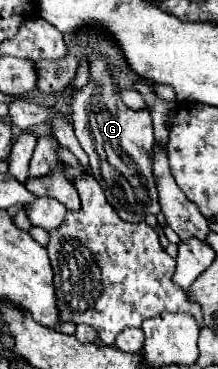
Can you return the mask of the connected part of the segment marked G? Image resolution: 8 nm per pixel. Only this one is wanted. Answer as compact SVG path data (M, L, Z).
M91 56L91 78L93 78L93 82L89 82L85 88L77 90L77 92L75 92L75 96L73 96L73 102L71 102L75 136L77 136L79 144L81 144L81 148L83 148L83 150L87 152L87 156L89 156L89 162L91 162L91 174L97 178L97 182L99 182L99 184L101 184L101 188L105 190L105 196L107 196L109 204L115 208L115 212L119 214L119 218L121 218L121 220L129 220L129 222L143 222L147 214L159 214L159 210L161 210L161 208L159 208L157 184L155 184L155 176L153 176L153 144L155 144L155 140L153 140L153 124L151 124L151 114L149 114L147 110L131 110L131 108L127 108L127 106L121 102L119 94L115 94L117 84L115 84L115 82L113 82L113 78L109 76L107 62L105 62L105 60L101 60L101 58L97 58L97 56Z

